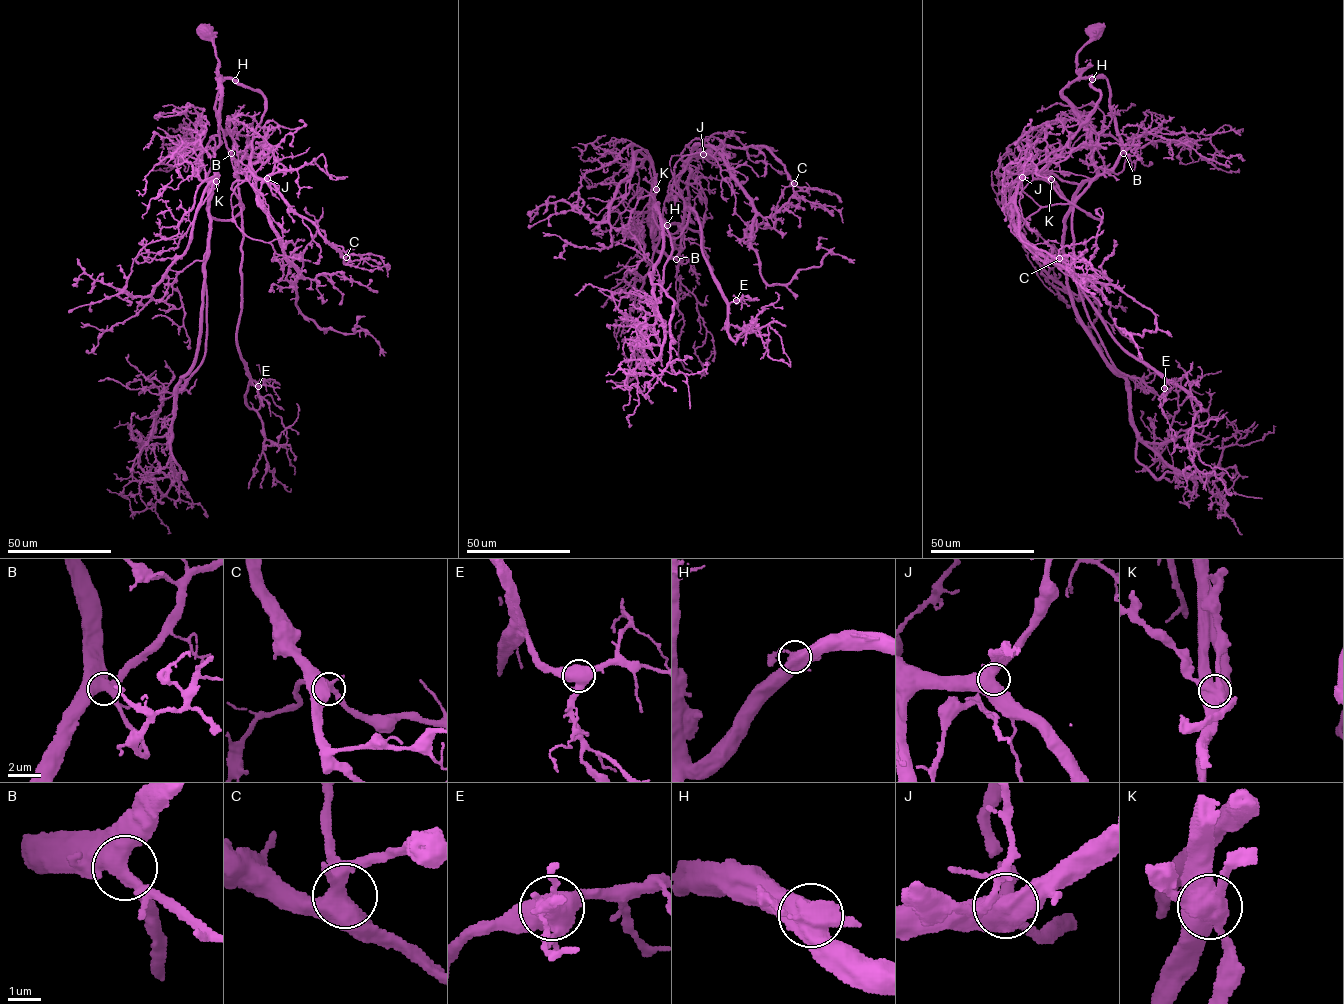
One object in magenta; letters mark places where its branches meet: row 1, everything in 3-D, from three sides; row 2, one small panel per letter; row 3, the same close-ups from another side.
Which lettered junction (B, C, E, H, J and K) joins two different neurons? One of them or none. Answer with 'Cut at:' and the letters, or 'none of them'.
Cut at: K

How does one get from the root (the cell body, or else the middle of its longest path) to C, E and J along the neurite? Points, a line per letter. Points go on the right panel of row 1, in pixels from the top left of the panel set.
C: (1094, 32), (1076, 70), (1104, 77), (1091, 83), (1096, 110), (1016, 194), (1020, 237), (1059, 258)
E: (1094, 32), (1076, 70), (1106, 80), (1121, 151), (1077, 199), (1072, 267), (1110, 334), (1164, 388)
J: (1094, 32), (1078, 52), (1076, 70), (1104, 77), (1091, 83), (1100, 92), (1096, 110), (1055, 158), (1022, 177)

